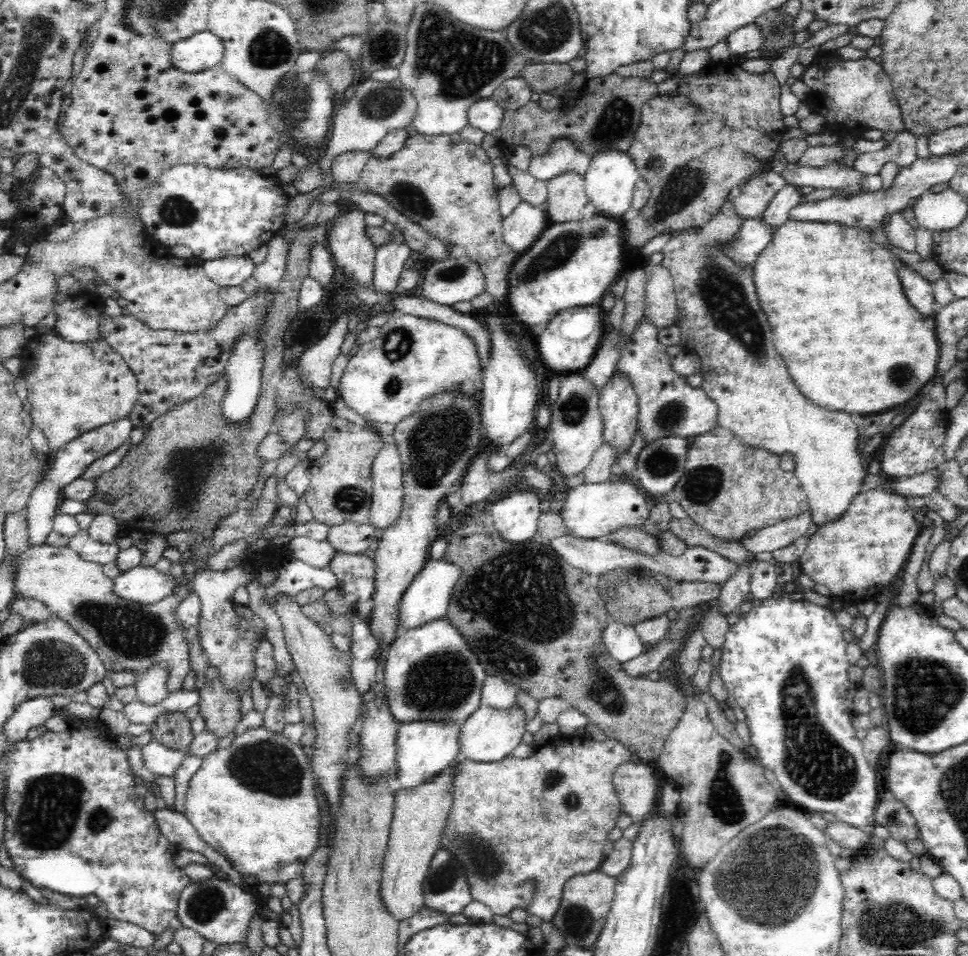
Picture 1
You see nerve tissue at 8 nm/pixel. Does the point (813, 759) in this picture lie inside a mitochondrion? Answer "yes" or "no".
yes

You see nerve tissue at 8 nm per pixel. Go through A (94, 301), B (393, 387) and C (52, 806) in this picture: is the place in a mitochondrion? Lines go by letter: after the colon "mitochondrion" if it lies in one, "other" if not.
A: other
B: mitochondrion
C: mitochondrion

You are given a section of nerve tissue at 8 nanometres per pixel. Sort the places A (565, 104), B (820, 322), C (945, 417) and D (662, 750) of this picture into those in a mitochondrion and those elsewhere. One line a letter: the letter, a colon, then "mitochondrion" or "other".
A: other
B: other
C: other
D: other

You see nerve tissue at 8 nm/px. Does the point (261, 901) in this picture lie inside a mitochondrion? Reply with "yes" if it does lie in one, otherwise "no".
no

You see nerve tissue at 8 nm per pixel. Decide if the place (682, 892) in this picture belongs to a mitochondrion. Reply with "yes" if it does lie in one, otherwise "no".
no

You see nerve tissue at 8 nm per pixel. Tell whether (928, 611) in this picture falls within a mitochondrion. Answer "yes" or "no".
no

